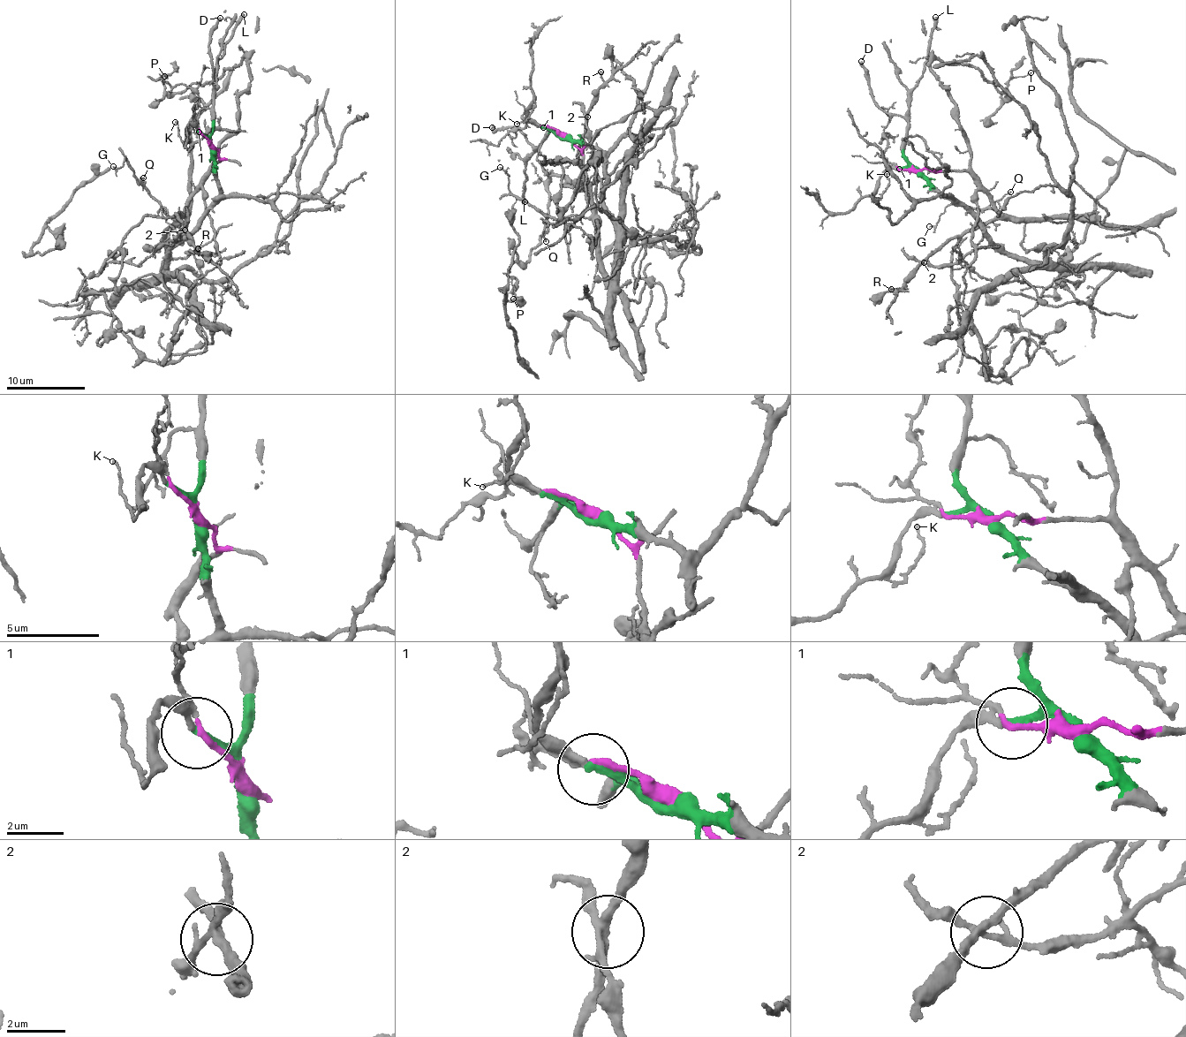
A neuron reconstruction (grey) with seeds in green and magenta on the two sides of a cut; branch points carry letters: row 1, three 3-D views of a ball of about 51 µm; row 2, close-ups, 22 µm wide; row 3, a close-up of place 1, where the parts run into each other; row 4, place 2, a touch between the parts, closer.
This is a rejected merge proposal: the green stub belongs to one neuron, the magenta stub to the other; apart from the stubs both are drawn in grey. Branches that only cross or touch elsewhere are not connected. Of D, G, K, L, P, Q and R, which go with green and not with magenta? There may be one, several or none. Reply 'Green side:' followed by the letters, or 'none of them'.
Green side: D, K, L

